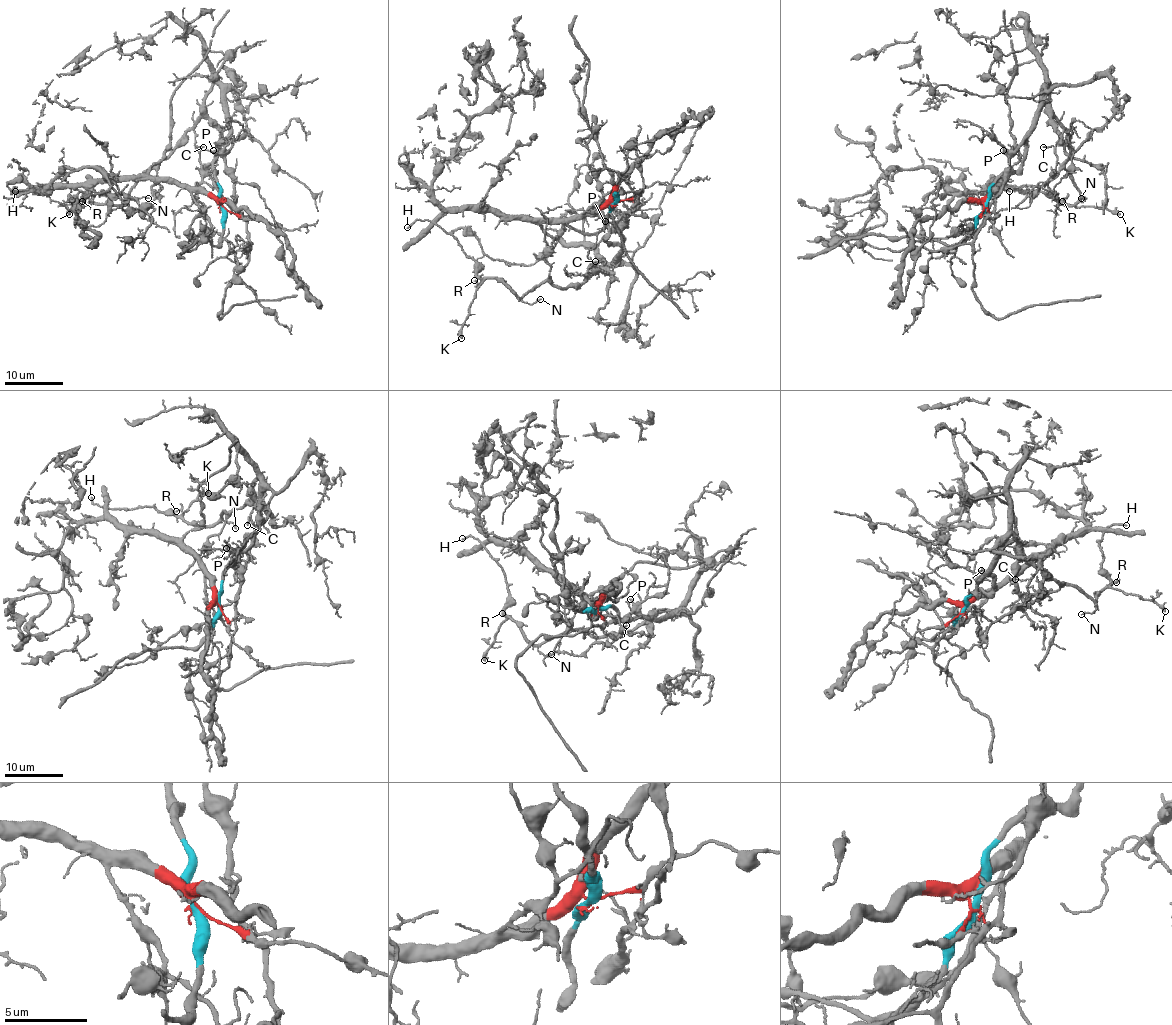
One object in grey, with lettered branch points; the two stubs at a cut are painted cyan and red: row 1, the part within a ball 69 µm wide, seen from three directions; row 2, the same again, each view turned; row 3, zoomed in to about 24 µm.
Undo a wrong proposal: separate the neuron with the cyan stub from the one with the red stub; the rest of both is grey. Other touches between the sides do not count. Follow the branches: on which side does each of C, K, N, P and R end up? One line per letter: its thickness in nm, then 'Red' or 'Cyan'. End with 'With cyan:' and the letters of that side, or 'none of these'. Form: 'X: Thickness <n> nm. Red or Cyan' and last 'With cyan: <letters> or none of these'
C: Thickness 90 nm. Cyan
K: Thickness 380 nm. Cyan
N: Thickness 140 nm. Cyan
P: Thickness 140 nm. Cyan
R: Thickness 120 nm. Cyan
With cyan: C, K, N, P, R

